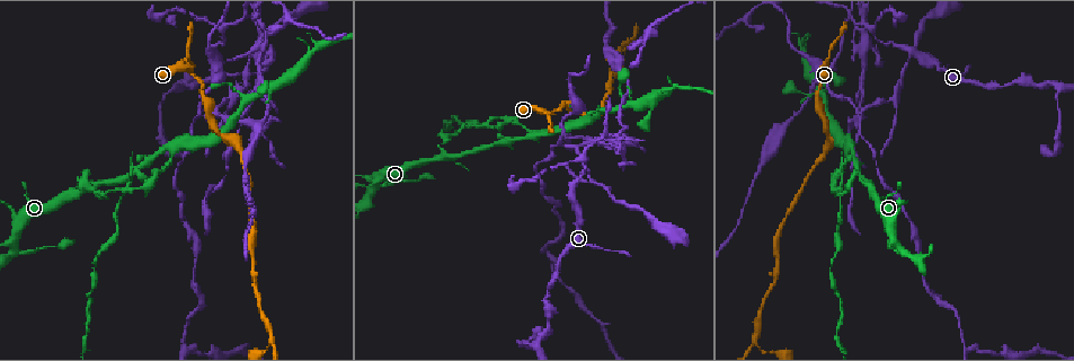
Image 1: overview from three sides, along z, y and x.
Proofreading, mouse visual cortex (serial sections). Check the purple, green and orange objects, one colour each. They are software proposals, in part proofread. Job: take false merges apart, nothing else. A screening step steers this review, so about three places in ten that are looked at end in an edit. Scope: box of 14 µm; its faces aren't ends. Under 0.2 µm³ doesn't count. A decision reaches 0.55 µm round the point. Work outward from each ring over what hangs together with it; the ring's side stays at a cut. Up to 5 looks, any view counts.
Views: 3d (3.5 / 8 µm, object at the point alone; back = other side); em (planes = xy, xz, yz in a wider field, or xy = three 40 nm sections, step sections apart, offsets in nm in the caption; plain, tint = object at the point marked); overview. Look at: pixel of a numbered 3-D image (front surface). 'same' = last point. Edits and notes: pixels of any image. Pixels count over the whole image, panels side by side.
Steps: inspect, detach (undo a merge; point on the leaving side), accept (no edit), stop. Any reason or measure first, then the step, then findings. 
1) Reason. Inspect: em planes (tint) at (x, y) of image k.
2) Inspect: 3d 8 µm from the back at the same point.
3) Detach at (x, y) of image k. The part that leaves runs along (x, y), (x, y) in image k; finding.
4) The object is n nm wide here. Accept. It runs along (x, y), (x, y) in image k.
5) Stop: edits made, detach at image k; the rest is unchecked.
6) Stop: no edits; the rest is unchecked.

Side arm on a straight run. Inspect: em xy step 3 (tint) at (170, 149) of image 1.

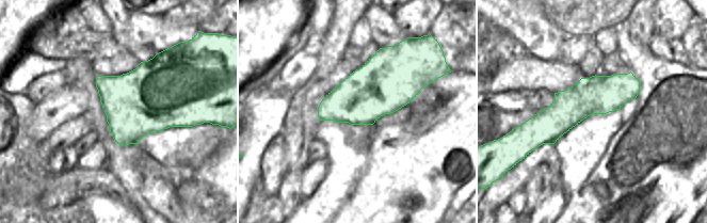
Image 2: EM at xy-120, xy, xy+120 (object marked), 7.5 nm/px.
See where the arms go. Inspect: 3d 3.5 µm at the same point.

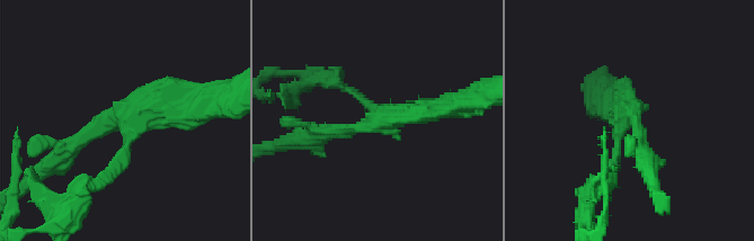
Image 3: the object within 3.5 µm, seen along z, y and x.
3 arms meet here; the arms are 150, 200, 300 nm wide. Detach at (107, 175) of image 3. The part that leaves runs along (127, 144), (59, 221) in image 3; two cells meet here.

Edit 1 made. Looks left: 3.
See it whole again. Inspect: overview.

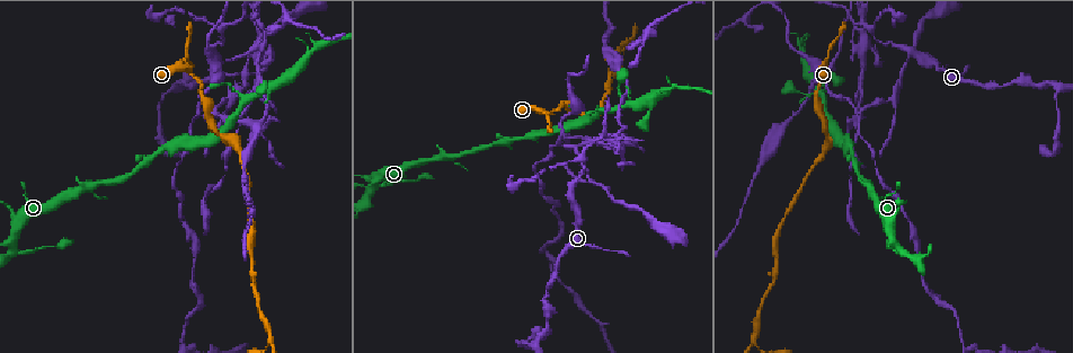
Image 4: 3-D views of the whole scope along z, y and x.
Four arms meet. Inspect: 3d 3.5 µm at (850, 15) of image 4.

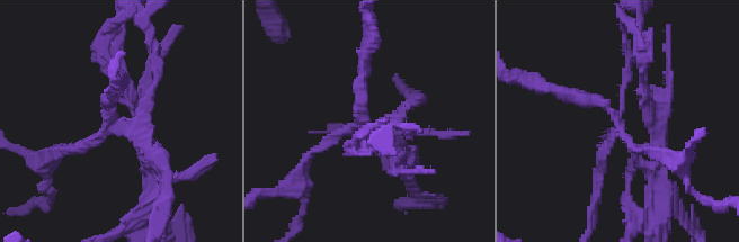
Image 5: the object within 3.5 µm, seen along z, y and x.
The arms are 100, 150, 150, 200 nm wide. Detach at (136, 95) of image 5. The part that leaves runs along (114, 128), (154, 150), (162, 202) in image 5; a second cell is stuck on.

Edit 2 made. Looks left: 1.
Stop: edits made, detach at image 3, detach at image 5; the rest is unchecked.

